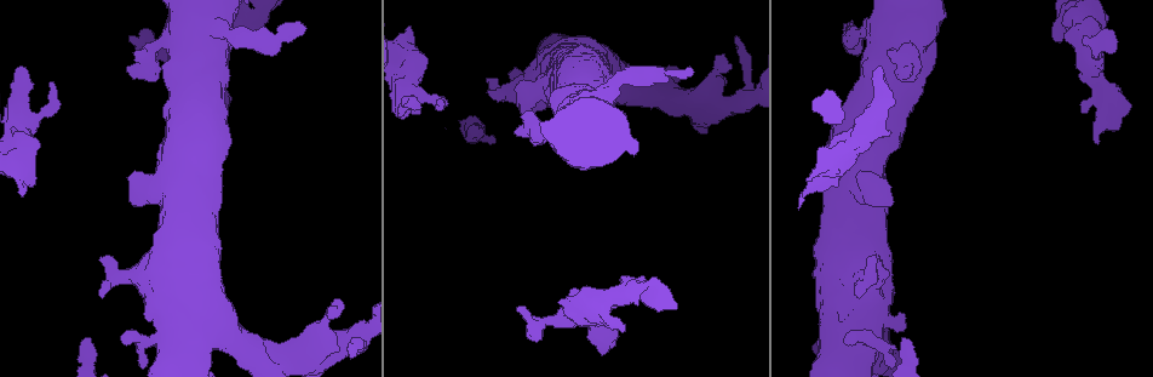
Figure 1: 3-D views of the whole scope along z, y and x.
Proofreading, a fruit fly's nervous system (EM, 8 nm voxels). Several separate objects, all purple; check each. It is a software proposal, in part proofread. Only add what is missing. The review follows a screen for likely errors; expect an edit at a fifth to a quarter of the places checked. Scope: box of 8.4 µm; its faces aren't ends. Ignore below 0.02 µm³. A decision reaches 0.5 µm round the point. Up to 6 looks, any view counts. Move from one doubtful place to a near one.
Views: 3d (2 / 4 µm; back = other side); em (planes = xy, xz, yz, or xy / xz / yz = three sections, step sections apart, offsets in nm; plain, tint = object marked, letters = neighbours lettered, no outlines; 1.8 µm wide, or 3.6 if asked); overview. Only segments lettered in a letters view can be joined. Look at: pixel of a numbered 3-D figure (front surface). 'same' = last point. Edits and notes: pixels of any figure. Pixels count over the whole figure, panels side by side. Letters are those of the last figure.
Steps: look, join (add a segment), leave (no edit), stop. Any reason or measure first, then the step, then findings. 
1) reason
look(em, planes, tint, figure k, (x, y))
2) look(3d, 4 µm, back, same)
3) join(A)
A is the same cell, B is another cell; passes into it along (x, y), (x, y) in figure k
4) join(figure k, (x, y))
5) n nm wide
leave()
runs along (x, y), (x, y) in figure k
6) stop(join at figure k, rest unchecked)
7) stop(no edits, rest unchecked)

an open end
look(3d, 4 µm, back, figure 1, (472, 125))

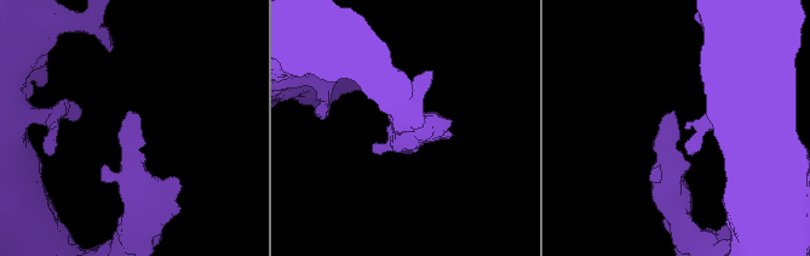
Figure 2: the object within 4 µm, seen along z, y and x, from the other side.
need the tissue
look(em, xz, step 8, letters, figure 2, (130, 110))

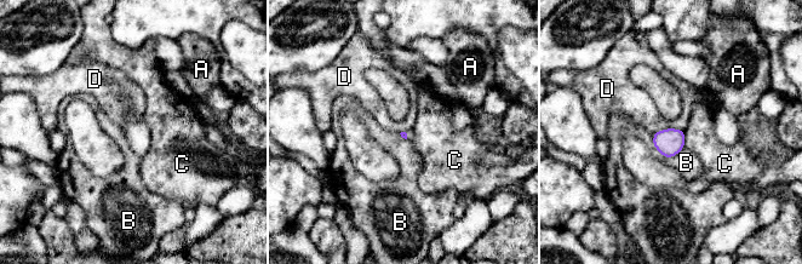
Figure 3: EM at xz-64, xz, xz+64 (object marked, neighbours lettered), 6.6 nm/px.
look(em, planes, letters, same)

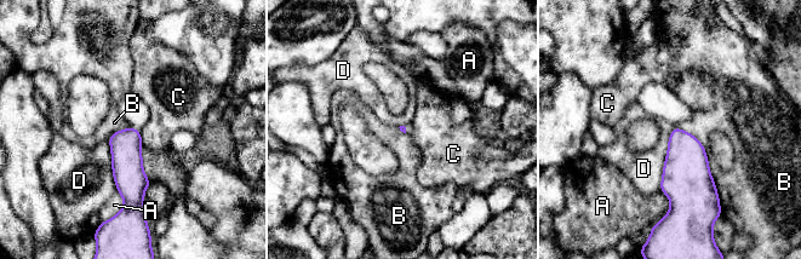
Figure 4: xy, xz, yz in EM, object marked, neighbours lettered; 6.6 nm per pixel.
B touches over 460 nm
leave()
A, B, C and D are other cells; border along (678, 126), (704, 148), (715, 184) in figure 4; none of them fits

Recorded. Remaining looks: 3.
thin end
look(em, planes, letters, figure 1, (409, 27))

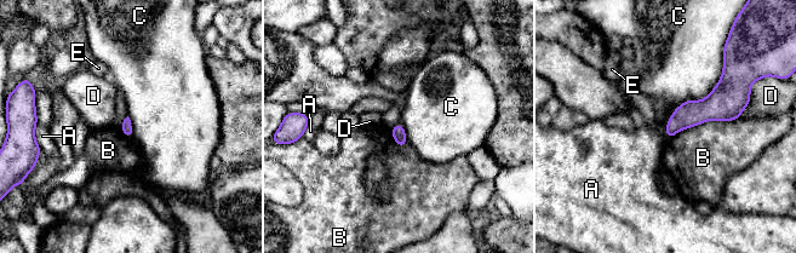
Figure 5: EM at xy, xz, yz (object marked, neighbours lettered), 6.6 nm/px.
leave()
A, B, C, D and E are other cells; border along (671, 115), (666, 124), (665, 137) in figure 5; no lettered segment goes on from it

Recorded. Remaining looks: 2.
an open end
look(em, planes, plain, figure 1, (145, 28))

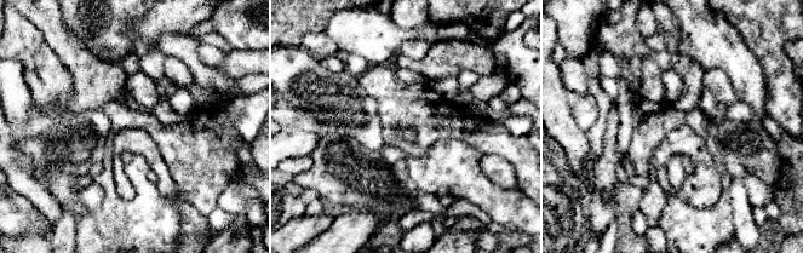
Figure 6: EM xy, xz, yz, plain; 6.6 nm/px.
what lies round it
look(em, planes, letters, same)

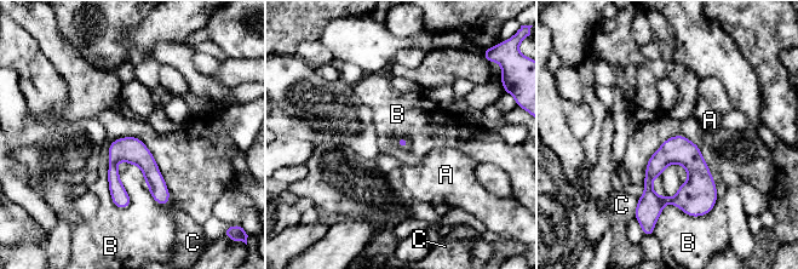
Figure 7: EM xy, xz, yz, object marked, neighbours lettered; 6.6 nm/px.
leave()
A, B and C are other cells; runs along (118, 142), (150, 170), (165, 199) in figure 7; none of them fits

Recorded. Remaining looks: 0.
stop(no edits, rest unchecked)

